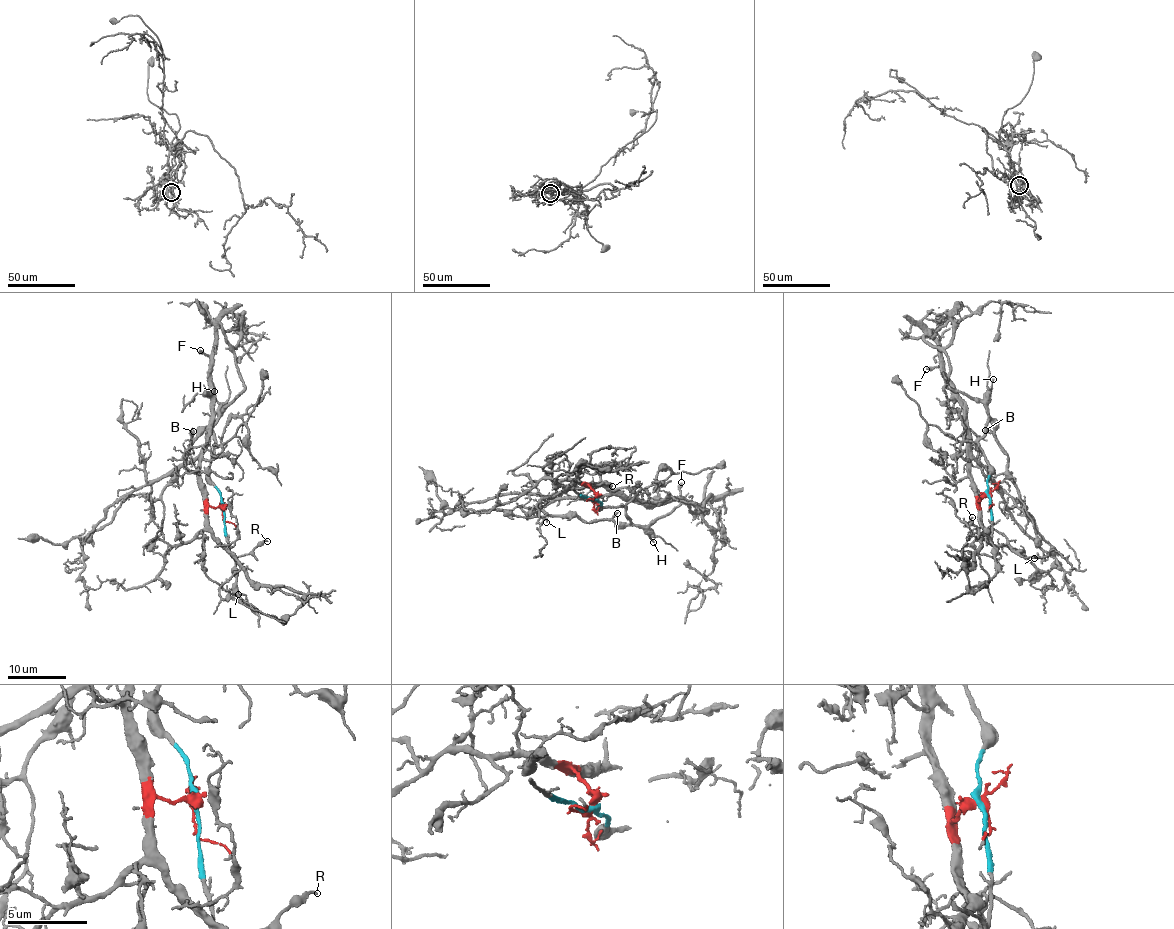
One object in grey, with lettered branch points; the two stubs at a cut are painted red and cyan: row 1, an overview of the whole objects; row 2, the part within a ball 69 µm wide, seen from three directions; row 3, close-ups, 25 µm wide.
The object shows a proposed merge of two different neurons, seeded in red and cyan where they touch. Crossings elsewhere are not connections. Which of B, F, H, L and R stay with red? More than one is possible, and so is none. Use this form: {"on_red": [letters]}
{"on_red": ["F", "L"]}

